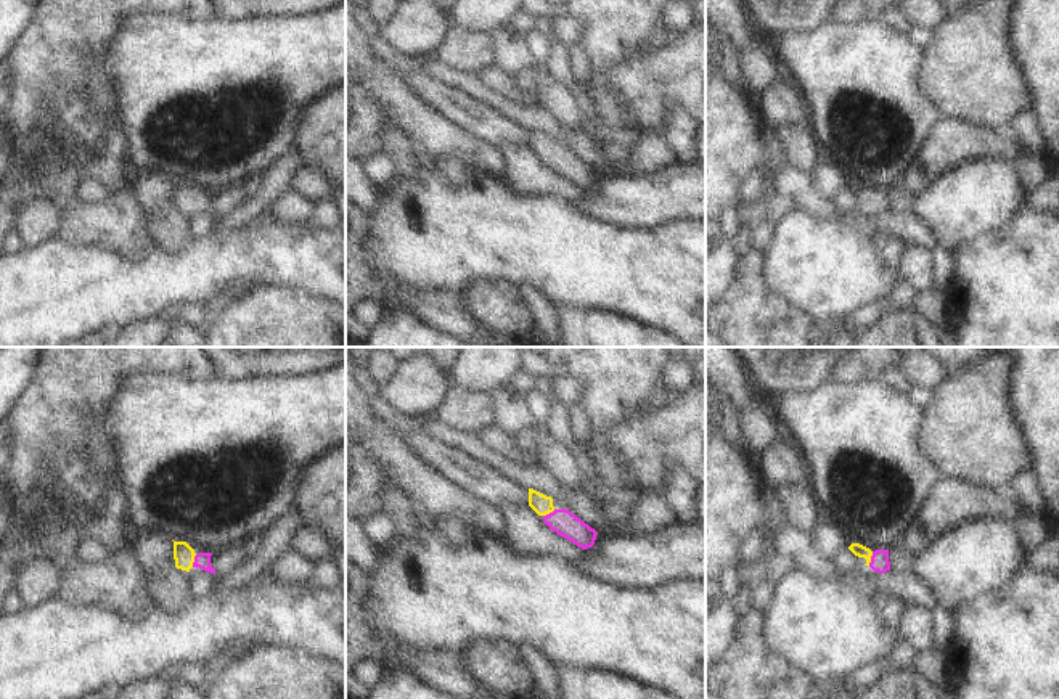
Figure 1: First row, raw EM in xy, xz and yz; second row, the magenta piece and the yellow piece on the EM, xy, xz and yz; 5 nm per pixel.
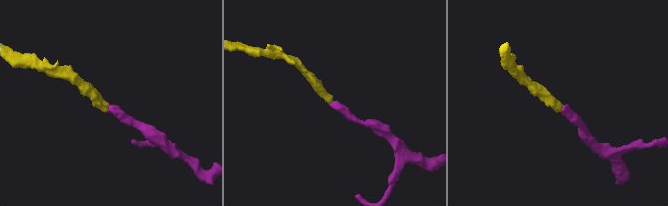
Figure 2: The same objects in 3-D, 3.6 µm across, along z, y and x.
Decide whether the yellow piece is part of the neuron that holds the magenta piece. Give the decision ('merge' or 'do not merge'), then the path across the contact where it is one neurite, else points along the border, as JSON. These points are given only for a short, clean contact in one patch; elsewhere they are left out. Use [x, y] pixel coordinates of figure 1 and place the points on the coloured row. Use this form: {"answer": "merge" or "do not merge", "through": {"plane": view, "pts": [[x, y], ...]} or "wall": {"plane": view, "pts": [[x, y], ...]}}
{"answer": "merge", "through": {"plane": "yz", "pts": [[879, 563], [871, 558], [858, 550]]}}

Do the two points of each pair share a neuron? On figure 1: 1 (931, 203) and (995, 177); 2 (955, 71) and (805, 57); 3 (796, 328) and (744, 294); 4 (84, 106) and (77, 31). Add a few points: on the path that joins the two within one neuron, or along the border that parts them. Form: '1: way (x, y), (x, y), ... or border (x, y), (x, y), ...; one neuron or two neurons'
1: way (947, 203), (968, 203), (979, 193); one neuron
2: border (924, 49), (918, 89), (932, 103); two neurons
3: way (783, 328), (778, 328), (757, 307); one neuron
4: way (77, 87), (77, 50); one neuron

